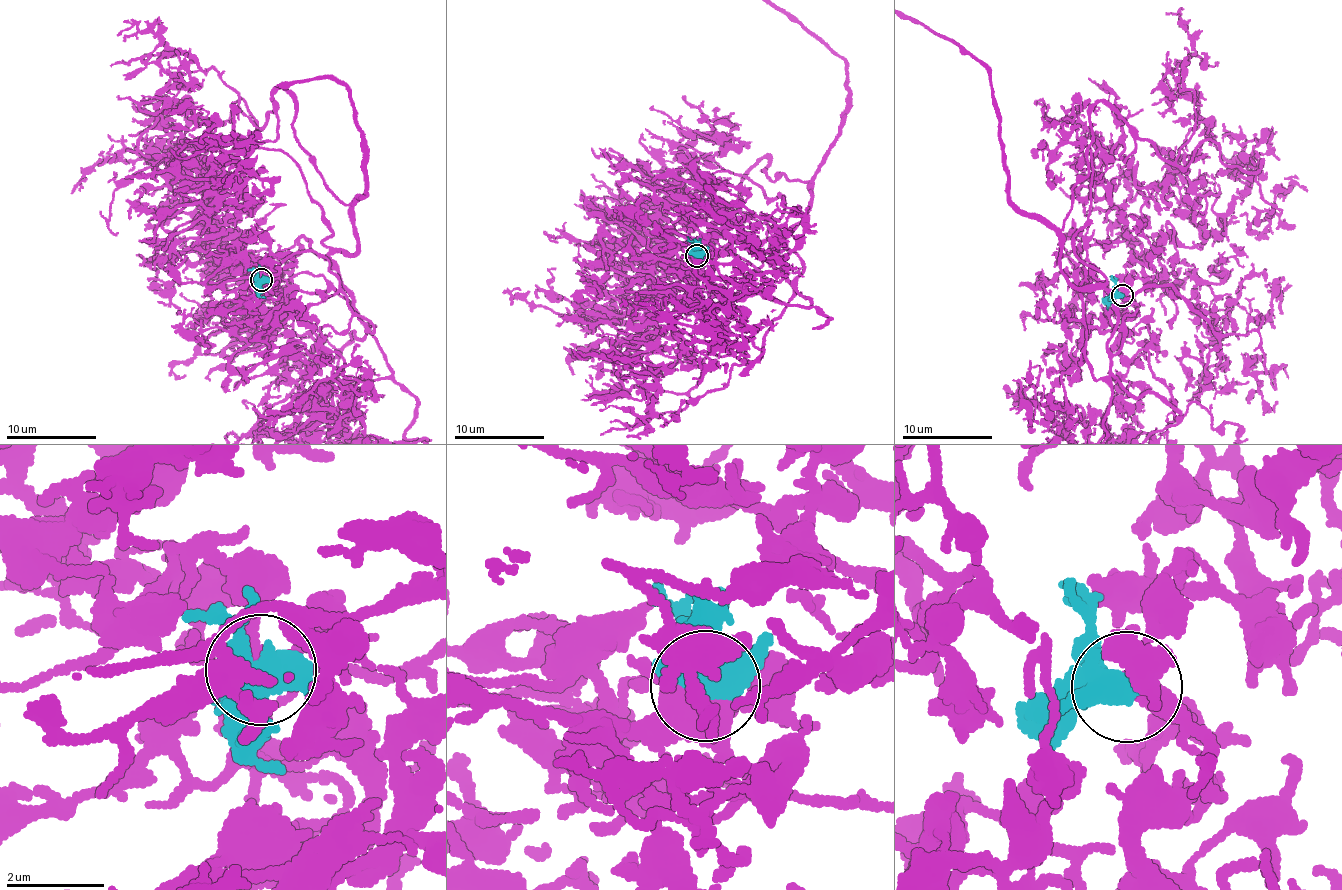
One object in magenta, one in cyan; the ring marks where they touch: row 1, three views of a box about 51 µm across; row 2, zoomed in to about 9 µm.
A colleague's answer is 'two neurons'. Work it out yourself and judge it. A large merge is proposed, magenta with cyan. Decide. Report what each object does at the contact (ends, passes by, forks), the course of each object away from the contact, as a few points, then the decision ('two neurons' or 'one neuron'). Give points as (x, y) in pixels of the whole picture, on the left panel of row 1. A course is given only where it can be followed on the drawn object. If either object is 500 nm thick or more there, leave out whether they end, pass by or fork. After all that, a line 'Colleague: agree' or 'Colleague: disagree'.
magenta forks; cyan forks; course magenta (261, 279), (323, 275), (353, 307), (331, 255), (356, 250), (364, 158), (326, 78); course cyan (261, 279), (257, 273), (247, 271); one neuron
Colleague: disagree

